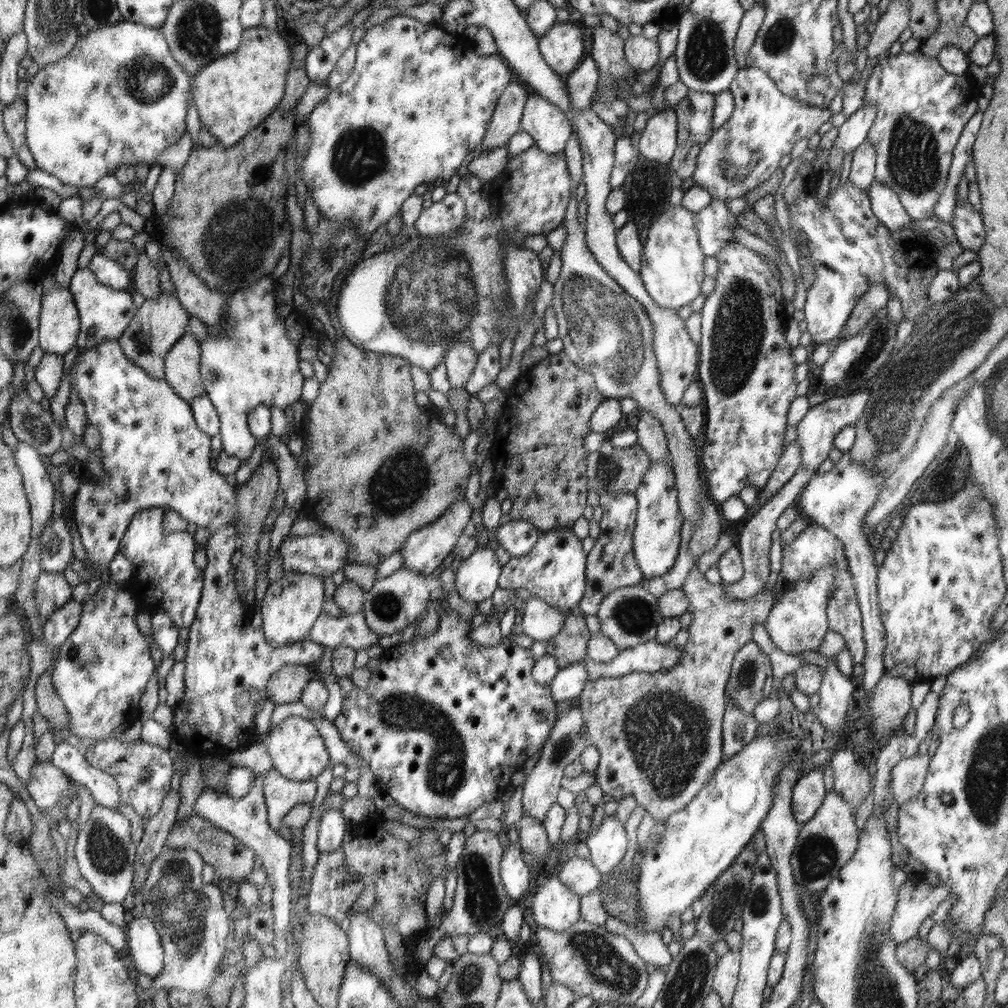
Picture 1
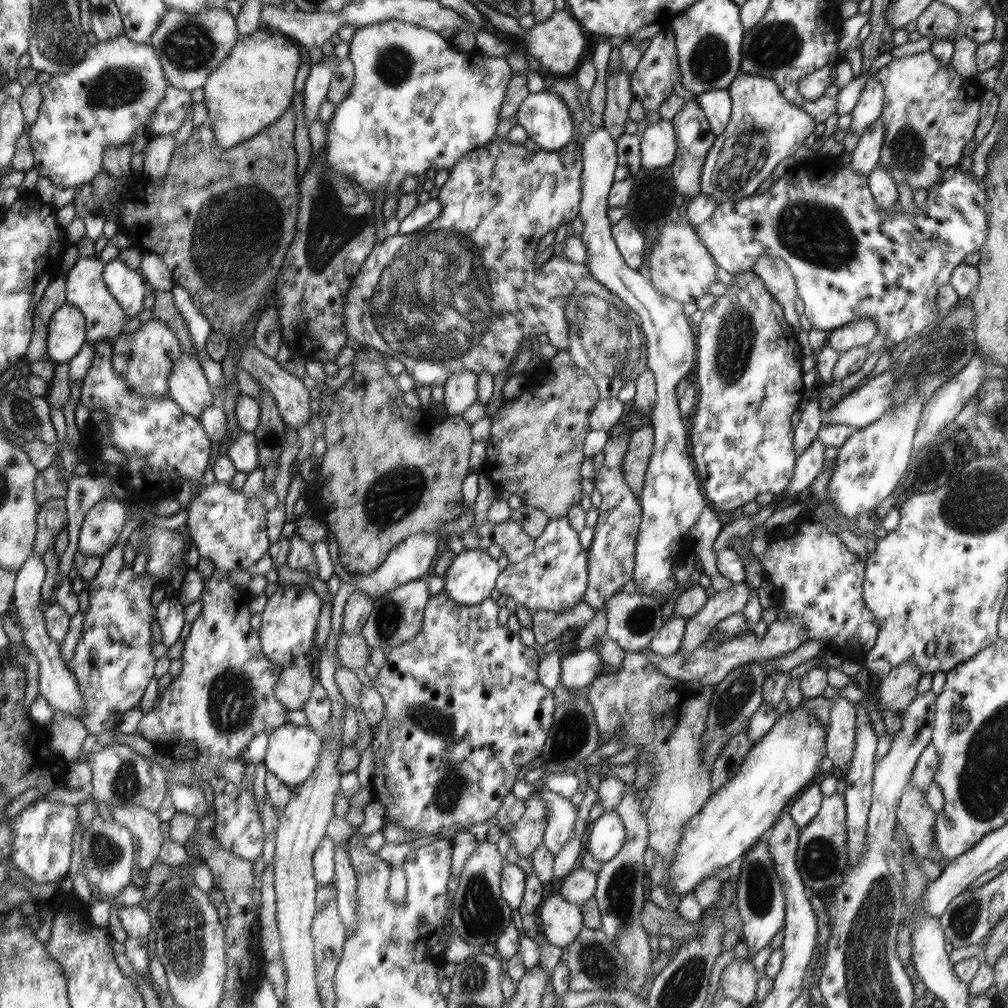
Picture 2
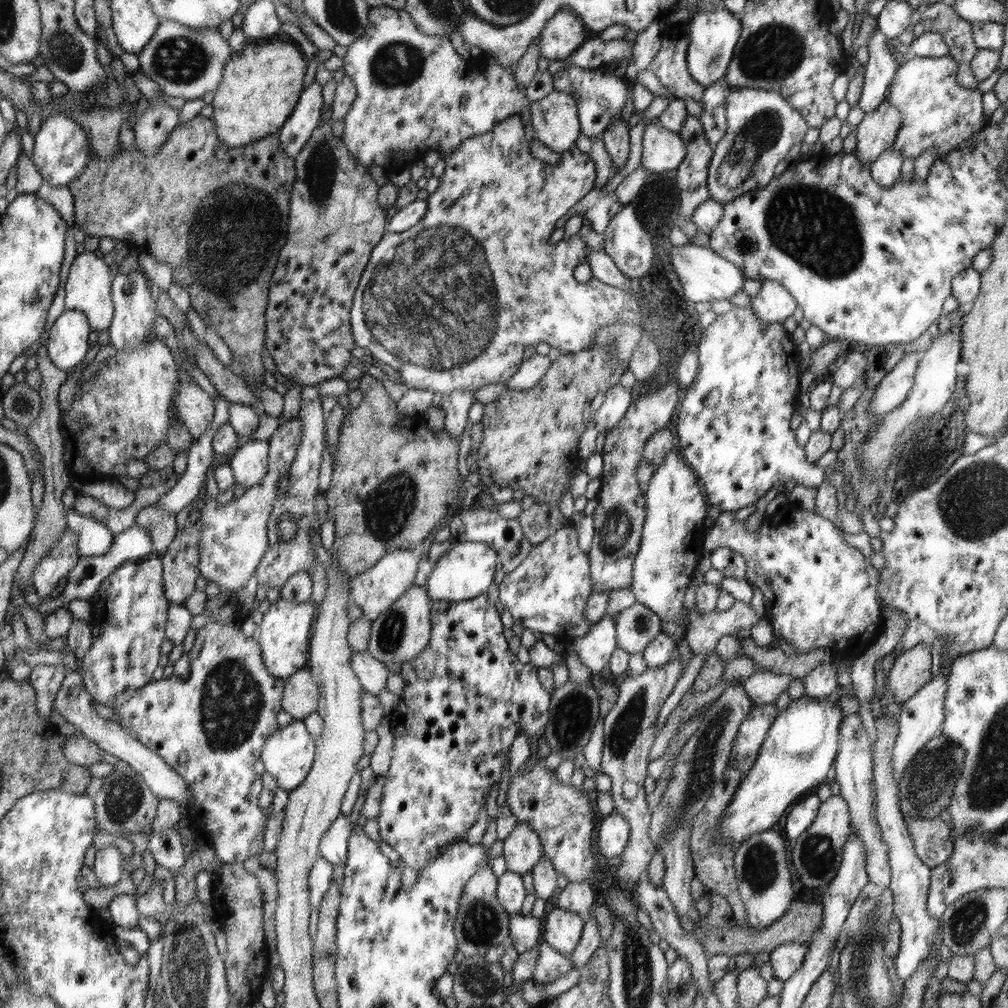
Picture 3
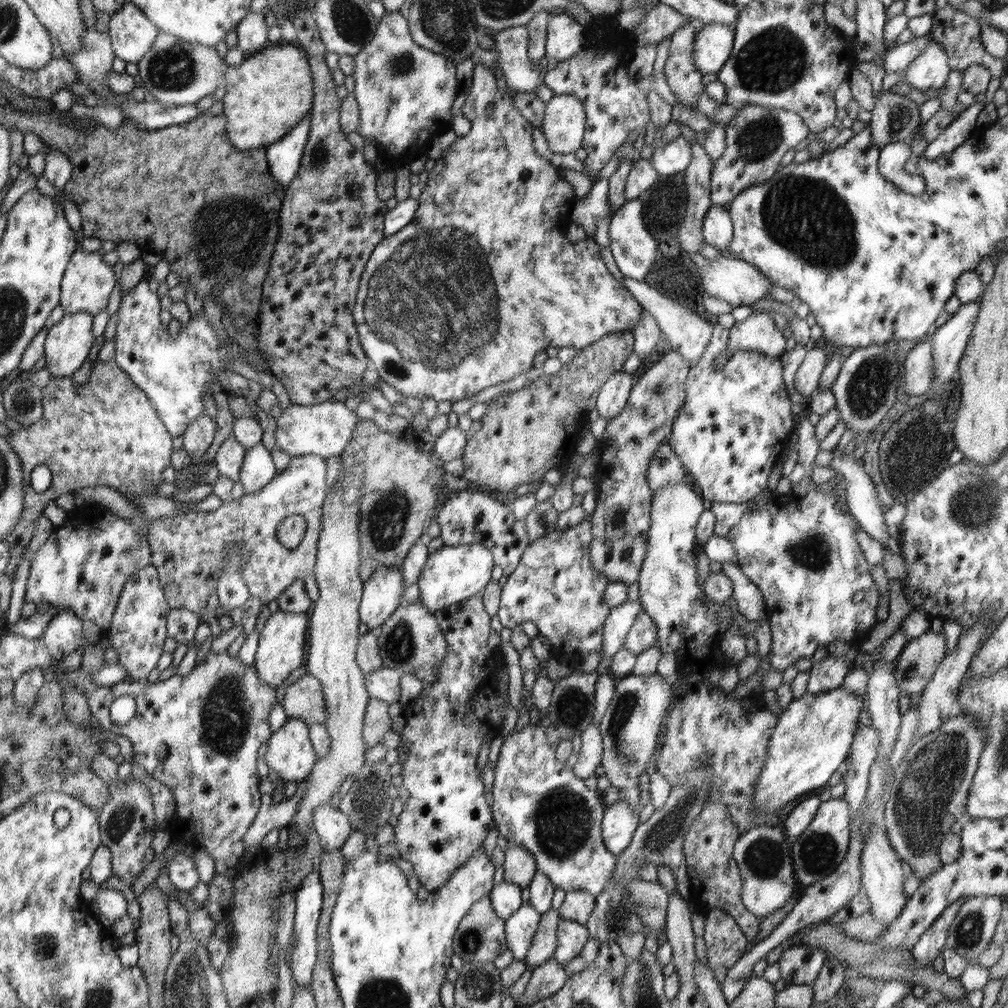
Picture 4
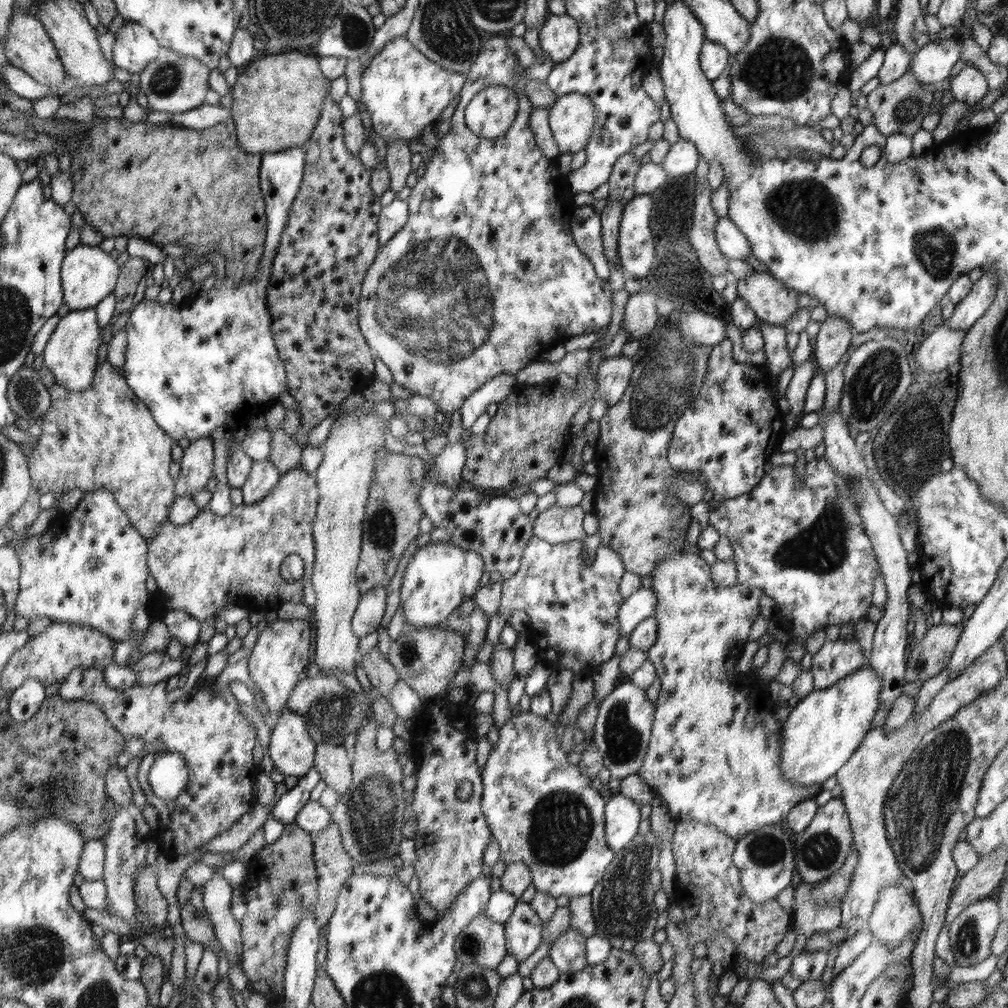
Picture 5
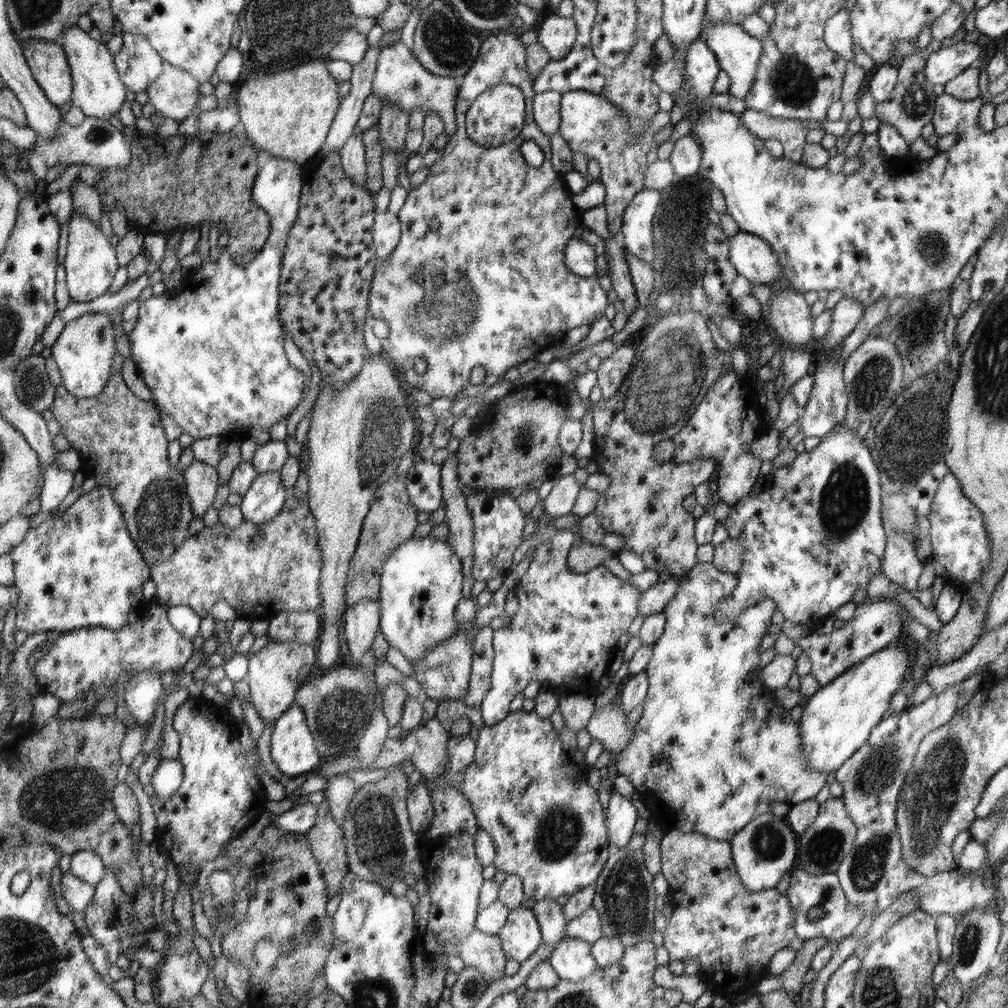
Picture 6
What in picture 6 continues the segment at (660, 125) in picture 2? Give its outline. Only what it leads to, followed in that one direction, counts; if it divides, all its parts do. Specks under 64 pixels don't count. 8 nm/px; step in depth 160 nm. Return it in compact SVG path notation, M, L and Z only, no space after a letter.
M688 133L675 142L674 148L667 158L673 166L677 179L699 173L701 167L701 144L692 134Z

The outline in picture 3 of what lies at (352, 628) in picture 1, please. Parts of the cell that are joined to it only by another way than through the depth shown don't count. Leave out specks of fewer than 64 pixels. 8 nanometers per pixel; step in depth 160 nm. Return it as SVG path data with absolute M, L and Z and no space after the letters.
M352 650L352 661L350 661L352 670L356 671L363 687L370 694L378 696L388 682L388 668L374 659L368 651L356 653Z

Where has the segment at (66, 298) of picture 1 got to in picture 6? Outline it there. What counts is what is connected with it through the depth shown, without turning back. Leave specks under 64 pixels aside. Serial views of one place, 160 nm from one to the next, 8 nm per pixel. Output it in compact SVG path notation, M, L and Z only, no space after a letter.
M100 312L84 314L65 324L59 339L50 347L51 357L56 361L63 384L69 393L80 398L95 398L103 394L112 372L116 335L110 317Z

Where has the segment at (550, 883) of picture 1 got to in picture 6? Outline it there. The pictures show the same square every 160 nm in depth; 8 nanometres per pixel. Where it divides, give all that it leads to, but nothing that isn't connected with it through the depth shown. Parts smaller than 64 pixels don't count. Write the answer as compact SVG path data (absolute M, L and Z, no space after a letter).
M564 936L547 960L562 980L580 982L599 966L591 953L591 944L580 938Z

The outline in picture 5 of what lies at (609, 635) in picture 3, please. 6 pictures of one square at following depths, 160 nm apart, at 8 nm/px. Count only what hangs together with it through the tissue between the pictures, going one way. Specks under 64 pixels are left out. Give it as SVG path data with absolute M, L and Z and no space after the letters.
M641 587L638 592L624 598L618 611L620 634L628 636L643 620L656 612L656 592Z

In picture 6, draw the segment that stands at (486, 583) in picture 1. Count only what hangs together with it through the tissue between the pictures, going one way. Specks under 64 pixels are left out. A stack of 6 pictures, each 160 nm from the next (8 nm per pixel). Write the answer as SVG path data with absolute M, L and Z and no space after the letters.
M431 534L426 538L412 538L396 548L395 554L387 561L380 578L379 632L384 635L390 647L394 647L408 659L418 661L437 644L447 642L457 634L458 620L456 605L463 598L464 564L446 541Z

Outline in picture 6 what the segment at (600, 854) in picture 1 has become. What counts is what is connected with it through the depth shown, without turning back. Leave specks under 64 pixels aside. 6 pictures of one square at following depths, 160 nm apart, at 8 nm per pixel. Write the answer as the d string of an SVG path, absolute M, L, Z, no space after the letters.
M614 791L605 812L609 844L615 844L618 848L626 847L635 834L634 829L638 819L632 800Z

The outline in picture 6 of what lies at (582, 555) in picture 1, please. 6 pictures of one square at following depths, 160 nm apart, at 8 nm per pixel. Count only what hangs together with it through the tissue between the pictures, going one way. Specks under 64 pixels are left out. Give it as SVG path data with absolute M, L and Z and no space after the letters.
M594 512L580 519L578 530L564 530L538 546L526 574L512 592L518 598L519 609L511 618L511 626L503 624L492 634L494 662L492 664L491 685L488 694L480 703L482 718L486 725L502 722L510 714L510 702L537 680L552 686L570 686L578 690L594 688L602 676L607 675L610 661L618 649L618 639L639 614L638 601L641 592L628 581L616 577L606 566L596 566L593 570L578 574L570 570L567 557L570 548L579 538L592 545L602 546L605 530L600 518Z

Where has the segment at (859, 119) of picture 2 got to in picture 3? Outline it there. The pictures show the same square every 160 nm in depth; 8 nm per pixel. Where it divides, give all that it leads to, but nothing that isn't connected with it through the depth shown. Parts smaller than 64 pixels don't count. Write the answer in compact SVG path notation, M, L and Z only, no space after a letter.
M876 25L866 44L868 62L864 66L864 85L857 105L864 113L874 112L885 102L890 83L899 68L896 56L886 48L888 40Z

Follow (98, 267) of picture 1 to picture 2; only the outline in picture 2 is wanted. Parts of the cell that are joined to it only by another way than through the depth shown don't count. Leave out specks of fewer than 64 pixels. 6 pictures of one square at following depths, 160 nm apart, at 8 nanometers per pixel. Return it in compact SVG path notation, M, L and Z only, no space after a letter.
M116 258L105 265L103 271L107 287L128 314L134 319L144 308L144 298L150 294L143 273L128 268L124 262Z

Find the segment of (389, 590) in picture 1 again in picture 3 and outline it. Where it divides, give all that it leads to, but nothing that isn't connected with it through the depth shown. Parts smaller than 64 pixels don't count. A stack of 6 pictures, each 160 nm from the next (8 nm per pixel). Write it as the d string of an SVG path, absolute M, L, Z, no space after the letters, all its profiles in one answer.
M426 586L410 589L388 611L371 622L371 640L368 653L384 665L416 659L431 642L431 610L434 602L428 597Z

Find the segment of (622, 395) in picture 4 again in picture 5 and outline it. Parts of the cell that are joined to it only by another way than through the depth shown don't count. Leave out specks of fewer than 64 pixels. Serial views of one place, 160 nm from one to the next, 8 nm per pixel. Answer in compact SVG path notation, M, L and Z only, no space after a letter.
M618 355L606 359L597 370L598 392L606 406L614 406L628 388L634 363L630 357Z

